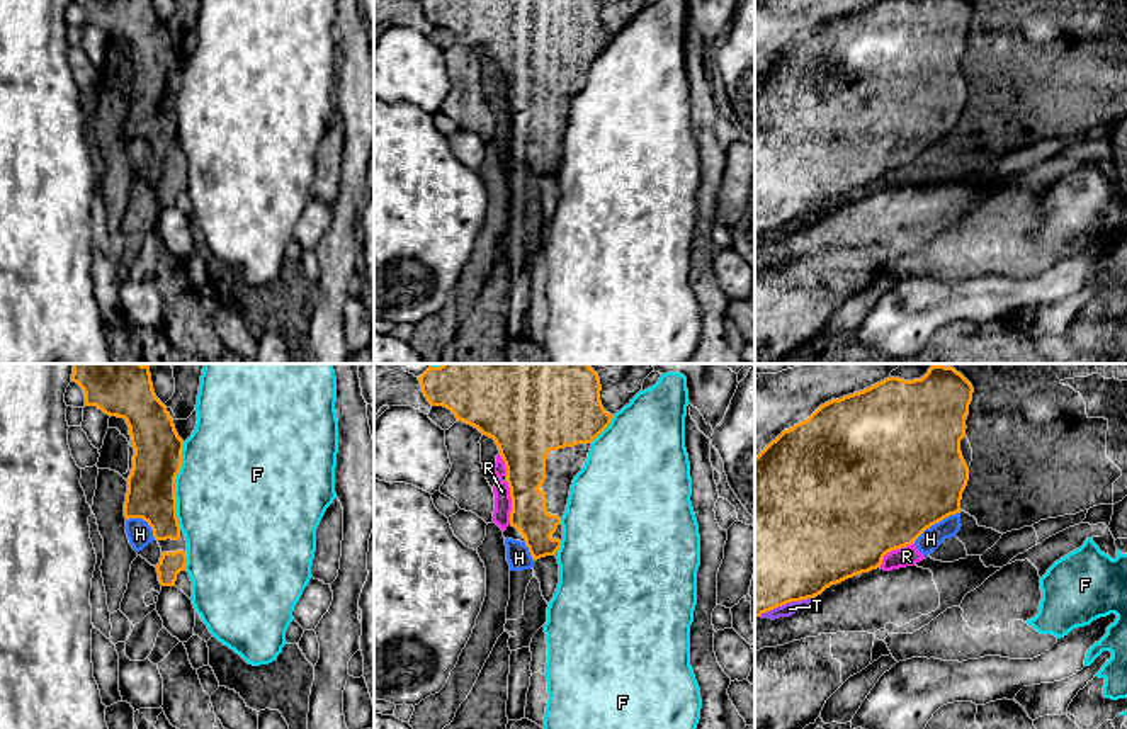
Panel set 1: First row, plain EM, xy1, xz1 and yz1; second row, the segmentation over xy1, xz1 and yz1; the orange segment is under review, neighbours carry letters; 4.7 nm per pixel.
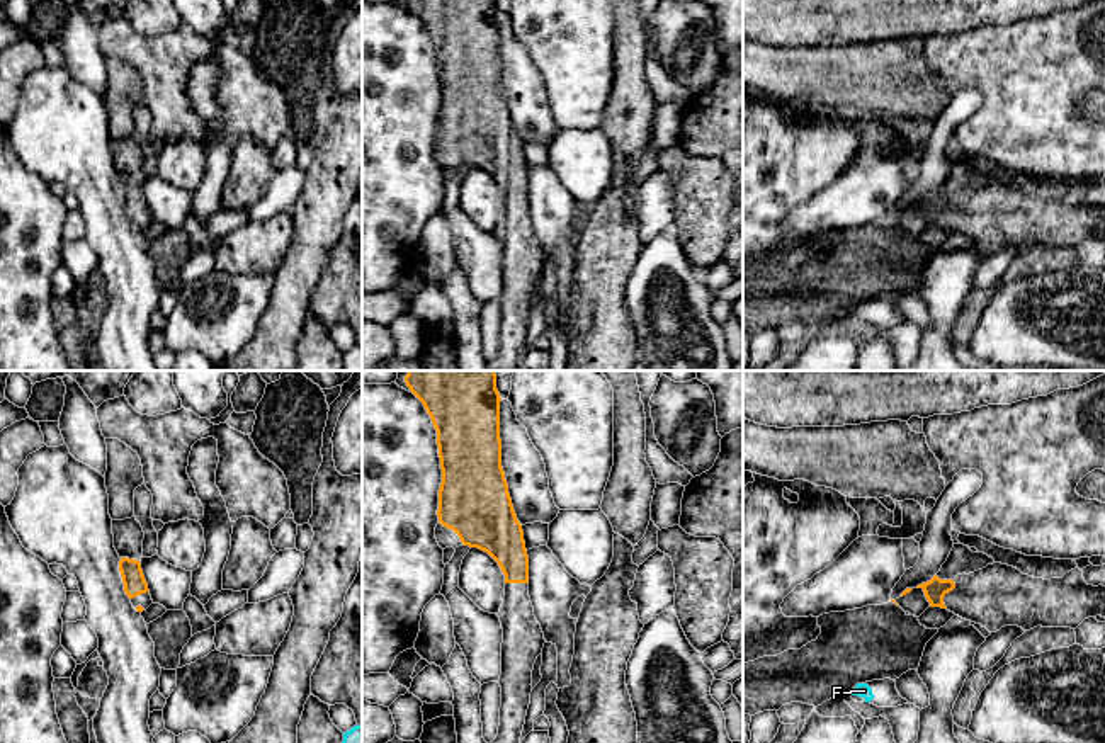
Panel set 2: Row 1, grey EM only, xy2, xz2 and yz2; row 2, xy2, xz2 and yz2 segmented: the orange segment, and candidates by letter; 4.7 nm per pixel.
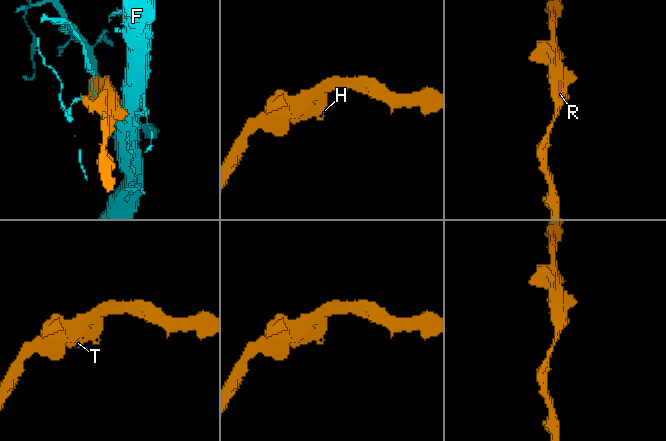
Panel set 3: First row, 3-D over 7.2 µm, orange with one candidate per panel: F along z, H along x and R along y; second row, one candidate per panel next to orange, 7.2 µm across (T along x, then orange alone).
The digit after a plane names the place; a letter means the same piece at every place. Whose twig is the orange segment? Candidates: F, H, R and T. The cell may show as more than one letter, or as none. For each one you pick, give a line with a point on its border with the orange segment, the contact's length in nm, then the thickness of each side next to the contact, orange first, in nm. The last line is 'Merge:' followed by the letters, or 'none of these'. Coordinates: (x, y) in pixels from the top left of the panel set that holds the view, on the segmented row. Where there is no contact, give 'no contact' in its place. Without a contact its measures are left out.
Merge: none of these

